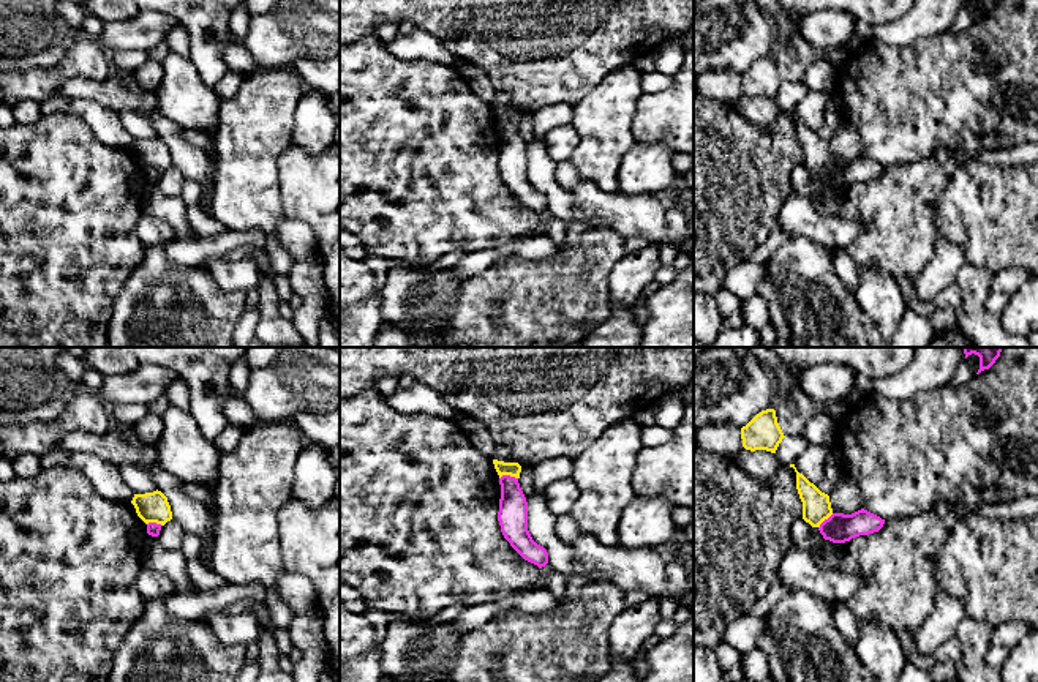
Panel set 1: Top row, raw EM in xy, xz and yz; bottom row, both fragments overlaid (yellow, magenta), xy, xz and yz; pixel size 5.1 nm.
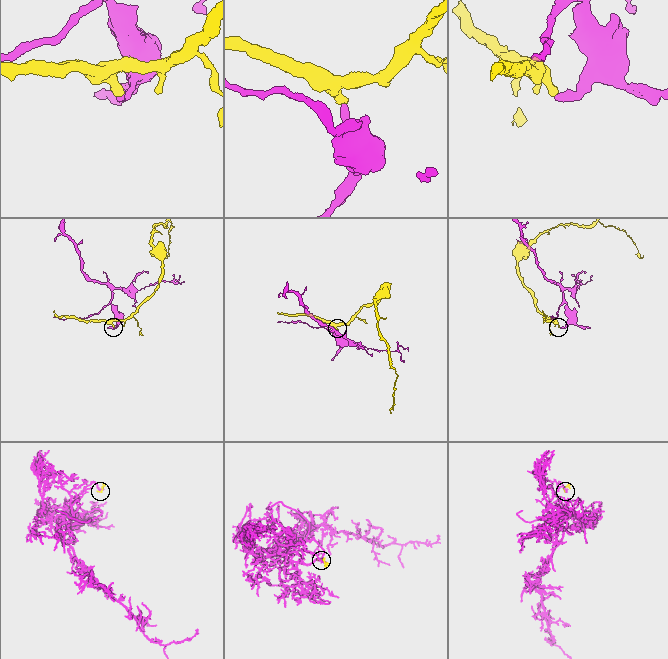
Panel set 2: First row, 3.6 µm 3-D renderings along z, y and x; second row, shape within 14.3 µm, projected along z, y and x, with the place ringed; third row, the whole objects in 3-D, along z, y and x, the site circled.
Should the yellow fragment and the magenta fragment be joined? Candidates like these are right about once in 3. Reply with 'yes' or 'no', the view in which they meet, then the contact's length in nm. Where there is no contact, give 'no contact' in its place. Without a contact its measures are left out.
no; contact in xz; length 100 nm

